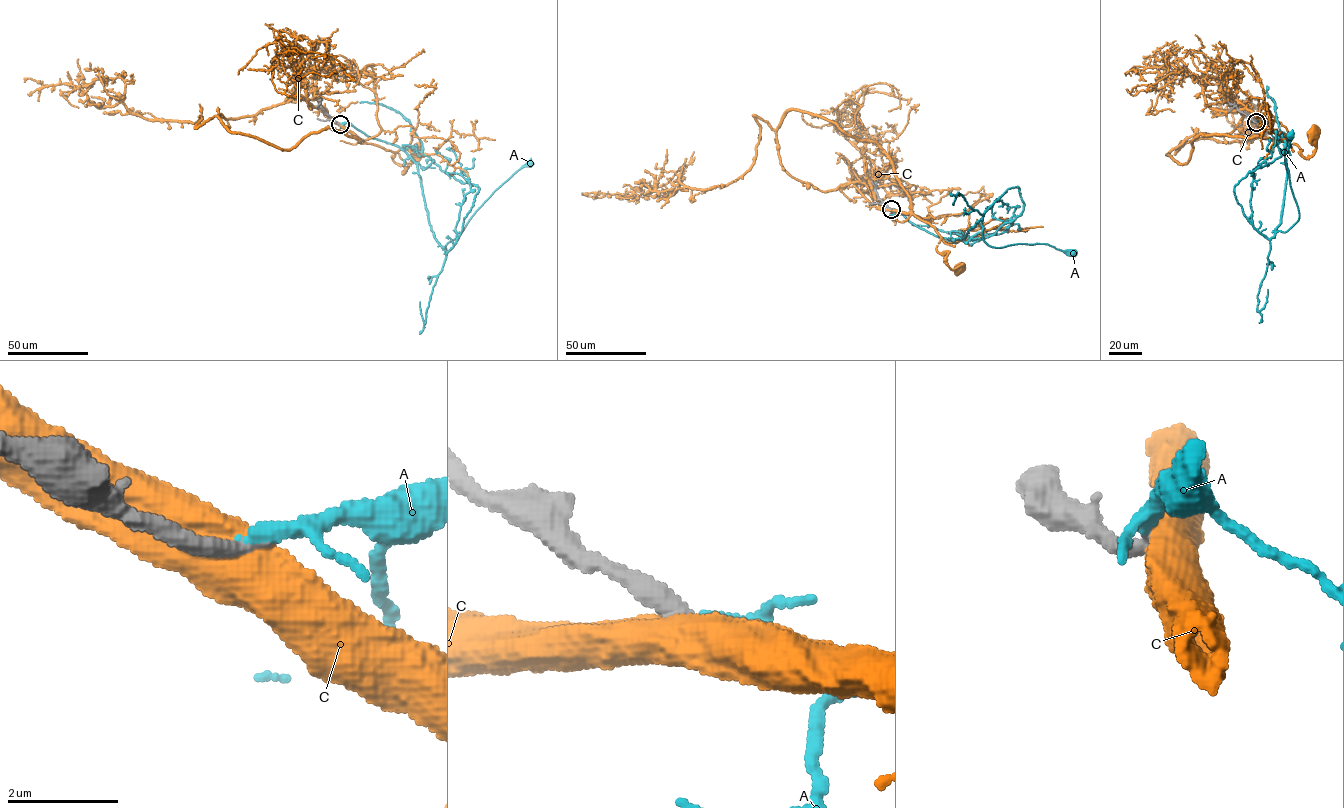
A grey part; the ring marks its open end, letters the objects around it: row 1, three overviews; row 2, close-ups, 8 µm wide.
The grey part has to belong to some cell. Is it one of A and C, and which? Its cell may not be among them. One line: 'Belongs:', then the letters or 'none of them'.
Belongs: A

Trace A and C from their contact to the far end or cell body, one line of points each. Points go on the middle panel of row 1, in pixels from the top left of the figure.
A: (891, 209), (946, 238), (964, 238), (981, 221), (982, 239), (992, 246), (1041, 243), (1073, 253)
C: (890, 209), (911, 212), (928, 222), (940, 237), (936, 250), (947, 253), (945, 262), (951, 269), (960, 268)

